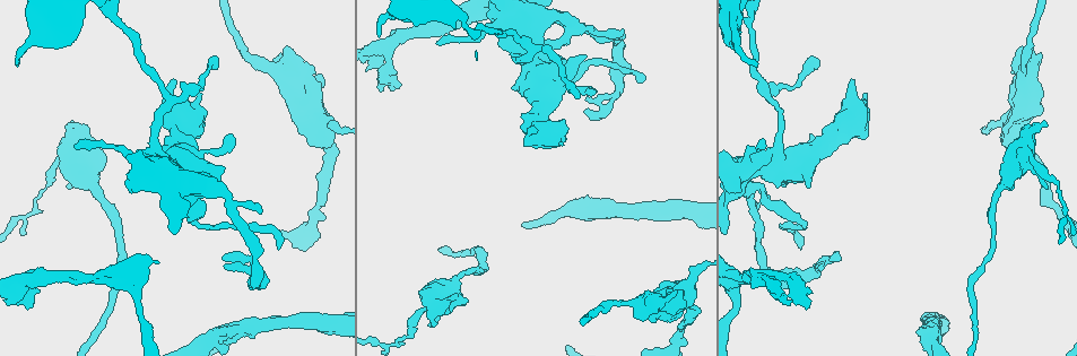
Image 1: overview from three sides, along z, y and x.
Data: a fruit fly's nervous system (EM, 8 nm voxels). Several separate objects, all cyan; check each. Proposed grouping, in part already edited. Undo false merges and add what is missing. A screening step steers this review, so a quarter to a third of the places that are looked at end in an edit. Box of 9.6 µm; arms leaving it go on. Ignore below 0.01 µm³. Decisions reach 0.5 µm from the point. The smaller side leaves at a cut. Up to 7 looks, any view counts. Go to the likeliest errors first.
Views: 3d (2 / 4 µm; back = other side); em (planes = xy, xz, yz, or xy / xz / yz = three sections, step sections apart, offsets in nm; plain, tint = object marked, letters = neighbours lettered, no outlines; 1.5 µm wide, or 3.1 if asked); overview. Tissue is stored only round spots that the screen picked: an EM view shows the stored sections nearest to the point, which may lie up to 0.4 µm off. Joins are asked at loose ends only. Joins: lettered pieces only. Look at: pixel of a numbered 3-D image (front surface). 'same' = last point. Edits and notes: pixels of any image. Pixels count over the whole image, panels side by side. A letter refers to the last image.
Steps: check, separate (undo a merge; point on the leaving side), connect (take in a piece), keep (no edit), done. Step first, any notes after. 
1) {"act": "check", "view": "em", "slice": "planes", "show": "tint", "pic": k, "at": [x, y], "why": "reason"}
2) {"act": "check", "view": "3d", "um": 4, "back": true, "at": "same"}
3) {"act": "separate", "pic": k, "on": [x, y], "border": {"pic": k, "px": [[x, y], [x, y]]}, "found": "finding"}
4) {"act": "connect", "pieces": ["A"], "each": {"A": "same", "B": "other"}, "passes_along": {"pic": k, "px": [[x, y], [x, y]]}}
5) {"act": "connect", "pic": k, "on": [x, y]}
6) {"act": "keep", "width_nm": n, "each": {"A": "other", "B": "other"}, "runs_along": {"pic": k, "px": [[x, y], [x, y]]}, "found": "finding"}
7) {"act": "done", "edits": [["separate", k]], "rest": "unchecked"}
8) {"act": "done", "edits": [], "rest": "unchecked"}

{"act": "check", "view": "em", "slice": "planes", "show": "letters", "pic": 1, "at": [86, 164], "why": "arms run side by side"}

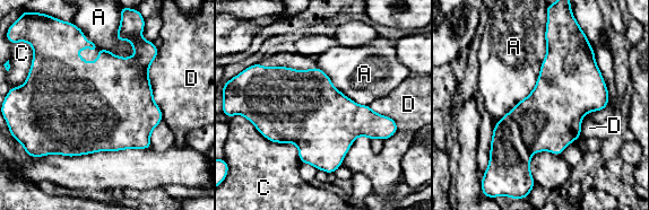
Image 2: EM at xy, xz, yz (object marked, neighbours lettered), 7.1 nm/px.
{"act": "keep", "width_nm": 460, "each": {"A": "other", "C": "other", "D": "other"}, "found": "continuous, no second neuron"}

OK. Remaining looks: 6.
{"act": "check", "view": "em", "slice": "planes", "show": "tint", "pic": 1, "at": [389, 47], "why": "sudden change in width"}

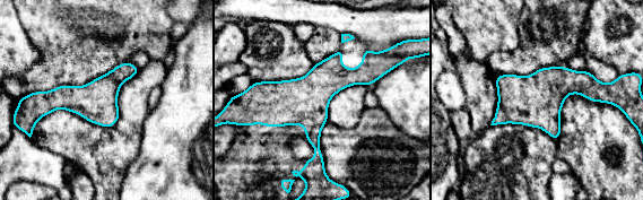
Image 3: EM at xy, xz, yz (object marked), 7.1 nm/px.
{"act": "check", "view": "em", "slice": "planes", "show": "letters", "at": "same"}

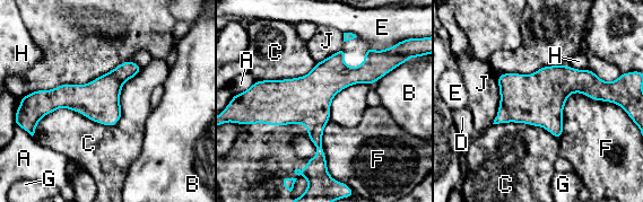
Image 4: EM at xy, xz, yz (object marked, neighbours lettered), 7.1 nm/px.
{"act": "keep", "width_nm": 300, "each": {"A": "other", "B": "other", "C": "other", "D": "other", "E": "other", "F": "other", "G": "other", "H": "other", "J": "other"}, "runs_along": {"pic": 4, "px": [[384, 69], [257, 94]]}, "found": "one neuron here"}

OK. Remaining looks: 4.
{"act": "check", "view": "em", "slice": "xy", "step": 4, "show": "letters", "pic": 1, "at": [379, 36]}

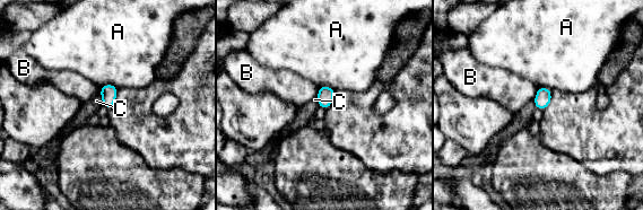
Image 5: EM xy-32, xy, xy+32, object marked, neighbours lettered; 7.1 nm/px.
{"act": "check", "view": "em", "slice": "yz", "step": 8, "show": "letters", "at": "same", "why": "another direction"}

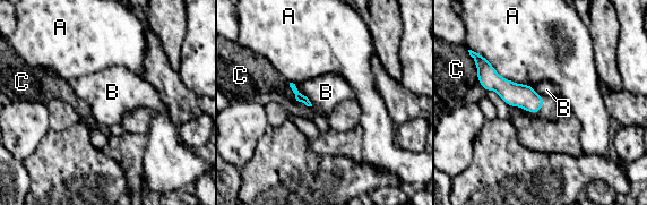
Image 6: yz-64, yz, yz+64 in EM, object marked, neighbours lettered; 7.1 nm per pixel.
{"act": "keep", "each": {"A": "other", "B": "other", "C": "other"}, "found": "no lettered piece goes on from it"}

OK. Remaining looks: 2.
{"act": "done", "edits": [], "rest": "unchecked"}

